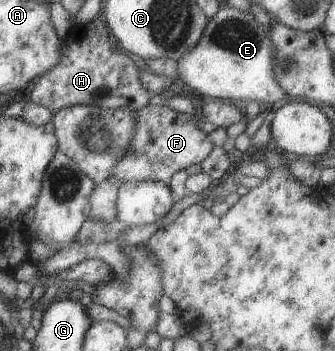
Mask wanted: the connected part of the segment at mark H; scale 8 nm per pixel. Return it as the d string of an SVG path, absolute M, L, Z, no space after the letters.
M95 16L83 26L71 26L61 40L55 66L35 78L35 86L29 92L31 102L49 110L83 103L106 109L129 107L134 112L148 104L153 94L142 87L139 80L141 70L127 53L111 48L111 40L103 22L104 19L100 20L99 16Z

